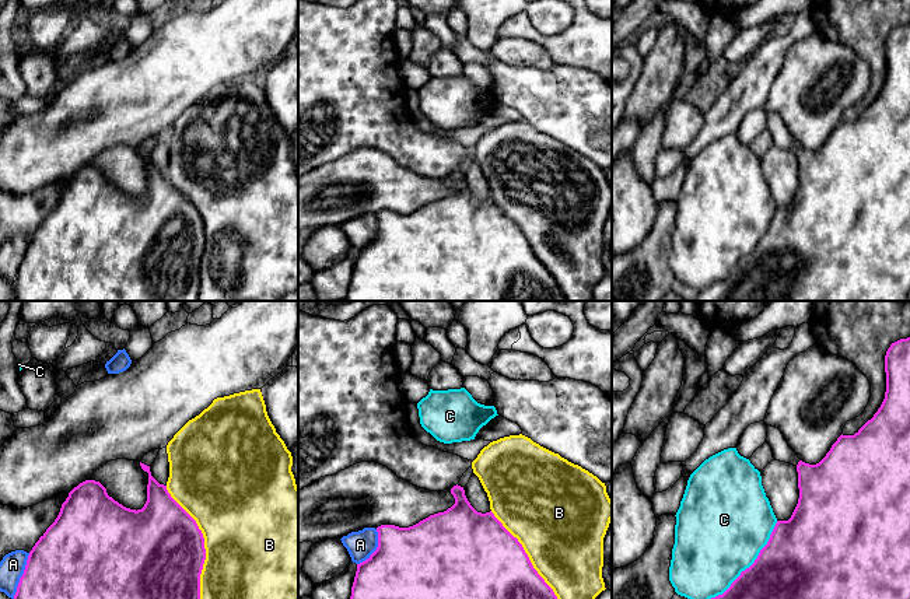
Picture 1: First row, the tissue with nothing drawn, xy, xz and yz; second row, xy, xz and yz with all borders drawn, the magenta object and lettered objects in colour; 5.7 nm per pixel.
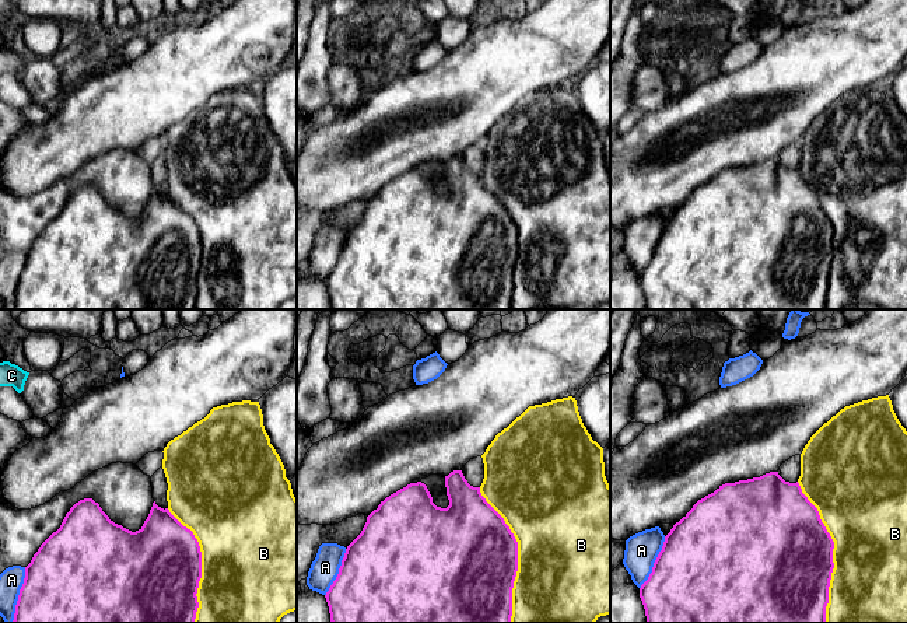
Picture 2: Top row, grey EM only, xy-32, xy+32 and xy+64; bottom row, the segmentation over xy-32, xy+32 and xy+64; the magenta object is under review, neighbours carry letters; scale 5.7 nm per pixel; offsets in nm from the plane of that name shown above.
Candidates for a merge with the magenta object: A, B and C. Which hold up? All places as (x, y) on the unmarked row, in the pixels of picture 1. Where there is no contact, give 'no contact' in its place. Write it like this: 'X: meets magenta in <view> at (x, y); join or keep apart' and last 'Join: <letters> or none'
A: meets magenta in xy at (23, 262); keep apart
B: meets magenta in xy at (205, 237); keep apart
C: meets magenta in yz at (746, 255); keep apart
Join: none

